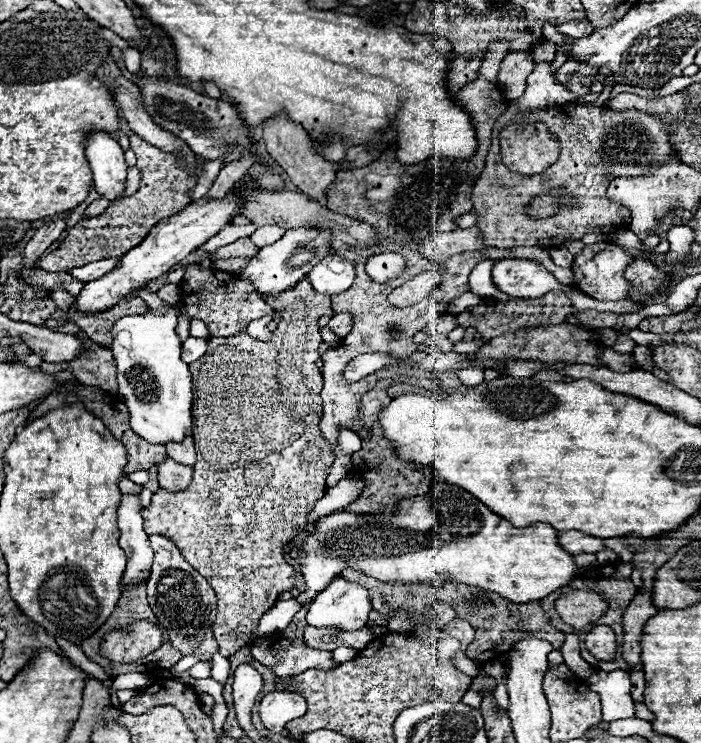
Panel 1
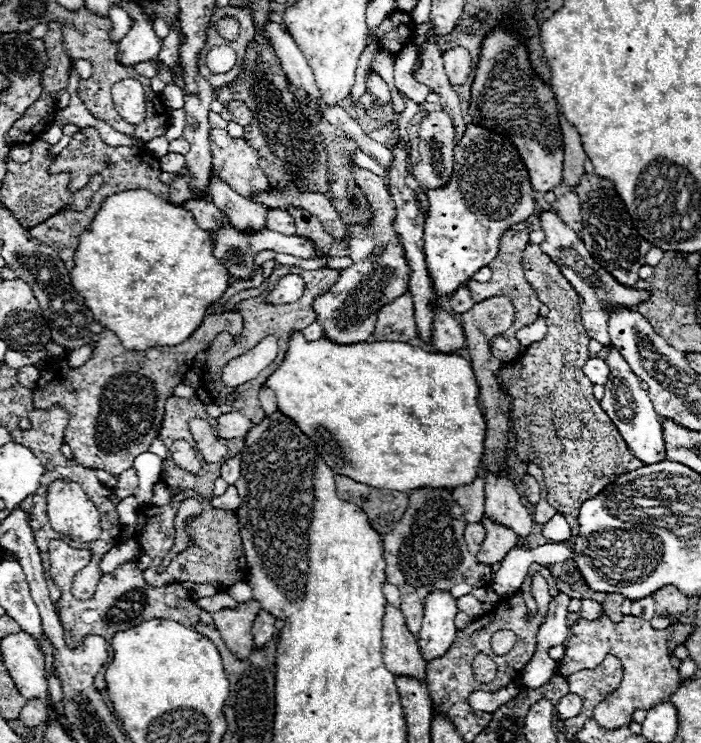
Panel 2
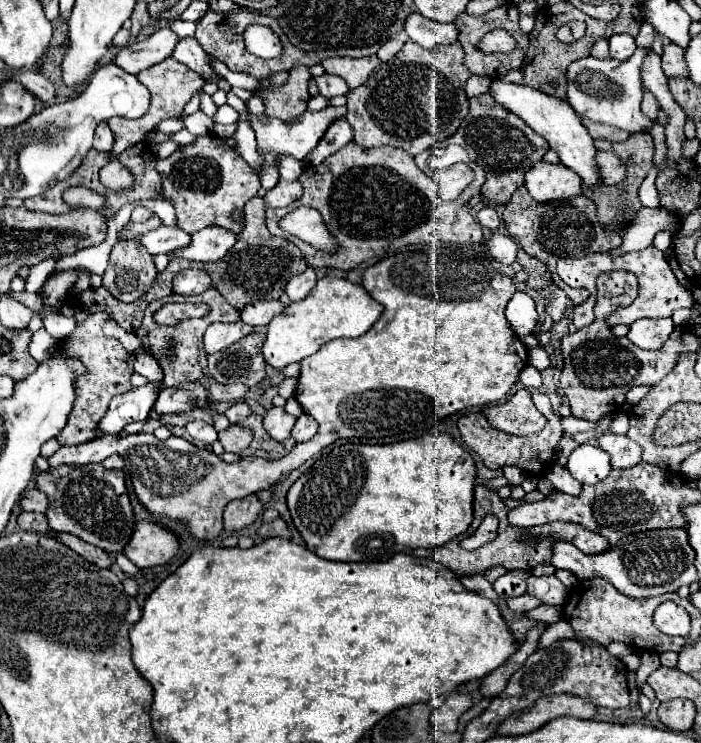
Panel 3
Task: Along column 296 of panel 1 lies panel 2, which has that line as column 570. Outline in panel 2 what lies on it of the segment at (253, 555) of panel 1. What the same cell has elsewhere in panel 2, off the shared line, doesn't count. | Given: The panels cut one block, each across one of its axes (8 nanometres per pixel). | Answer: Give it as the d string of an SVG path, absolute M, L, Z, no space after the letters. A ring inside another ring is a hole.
M538 244L526 246L522 266L540 302L550 308L546 316L548 334L544 340L530 344L514 364L504 364L498 378L512 398L510 418L516 434L516 456L522 462L534 462L542 468L548 504L566 516L576 536L580 504L624 474L634 454L592 396L594 384L582 372L582 366L590 358L590 338L582 326L578 292L568 284L558 266L540 252Z

